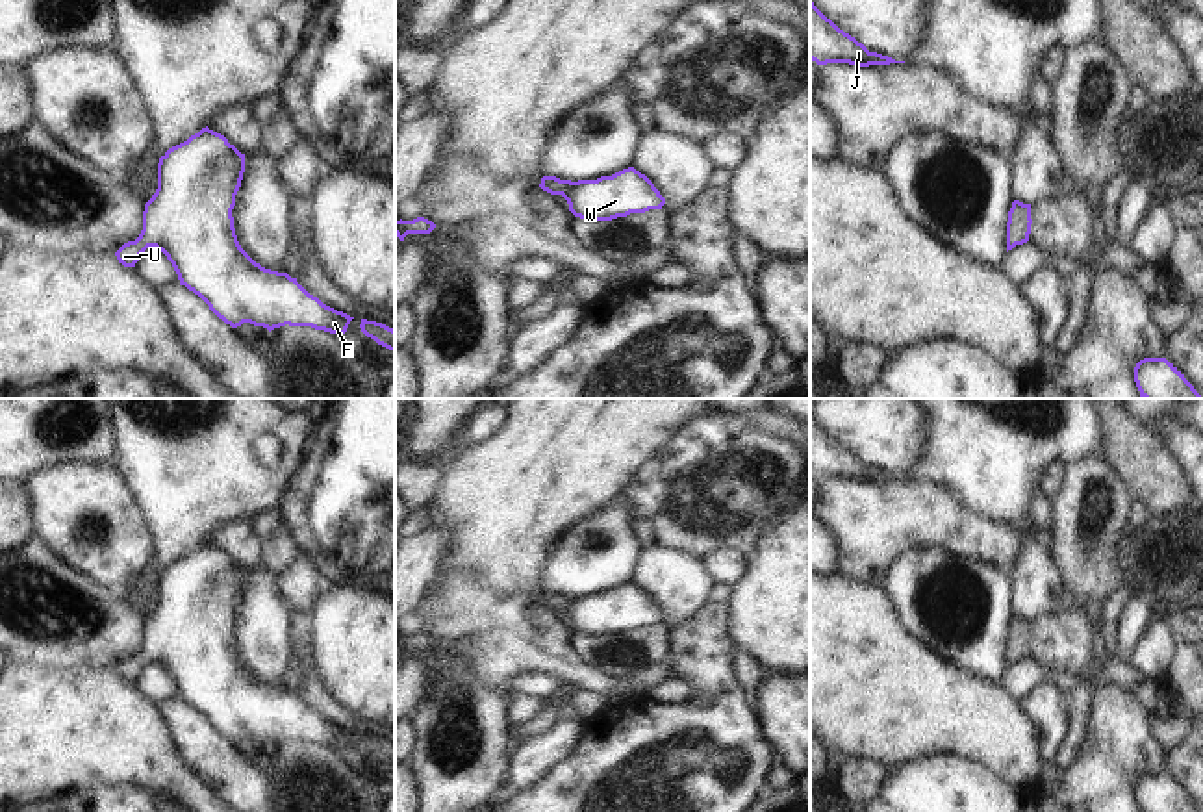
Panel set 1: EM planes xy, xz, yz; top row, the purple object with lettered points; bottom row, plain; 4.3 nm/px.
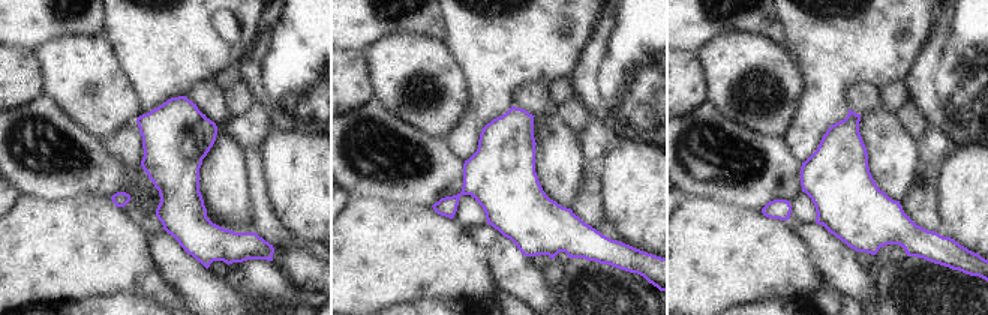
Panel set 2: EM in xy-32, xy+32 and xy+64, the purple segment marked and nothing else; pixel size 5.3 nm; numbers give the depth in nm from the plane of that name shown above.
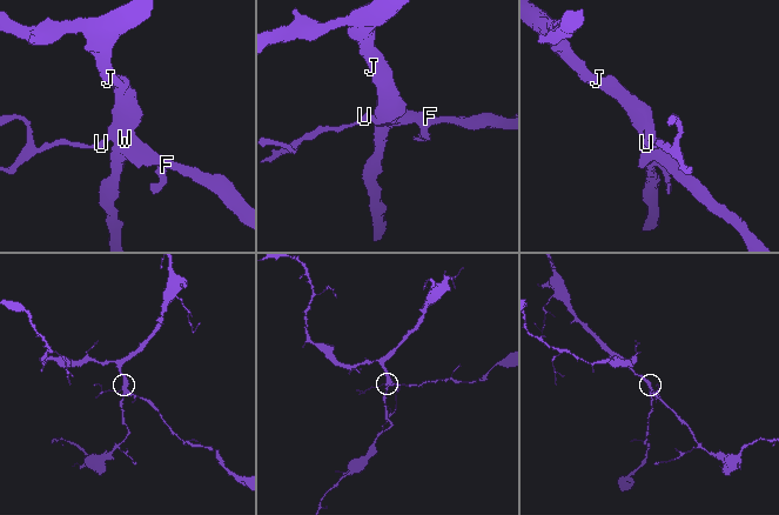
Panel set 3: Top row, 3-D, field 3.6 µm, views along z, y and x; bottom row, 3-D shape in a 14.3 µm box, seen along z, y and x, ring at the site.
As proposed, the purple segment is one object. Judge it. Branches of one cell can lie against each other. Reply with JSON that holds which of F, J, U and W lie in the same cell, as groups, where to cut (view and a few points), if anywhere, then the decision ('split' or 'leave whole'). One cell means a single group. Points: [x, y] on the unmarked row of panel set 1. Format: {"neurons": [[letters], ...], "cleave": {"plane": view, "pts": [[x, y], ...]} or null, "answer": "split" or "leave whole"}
{"neurons": [["F", "J", "U", "W"]], "cleave": null, "answer": "leave whole"}

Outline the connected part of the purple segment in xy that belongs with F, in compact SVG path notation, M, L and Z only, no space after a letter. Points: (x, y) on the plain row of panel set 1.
M208 541L191 551L187 556L169 564L158 578L158 604L145 619L143 645L135 656L124 658L115 667L119 679L124 682L135 682L139 671L148 662L156 662L172 679L180 701L185 701L189 706L198 710L209 721L209 725L232 743L250 738L271 747L289 740L311 742L315 745L343 751L354 732L323 719L287 688L261 682L241 664L234 643L232 625L235 621L235 610L241 603L243 588L245 569L230 560L224 551L209 545Z

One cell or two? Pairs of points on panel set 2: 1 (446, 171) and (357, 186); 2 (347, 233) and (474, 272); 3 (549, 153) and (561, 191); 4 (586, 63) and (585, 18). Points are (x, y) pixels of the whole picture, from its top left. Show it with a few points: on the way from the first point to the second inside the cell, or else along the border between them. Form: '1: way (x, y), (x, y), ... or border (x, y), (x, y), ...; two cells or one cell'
1: way (423, 179), (380, 183); one cell
2: way (378, 254), (417, 254), (443, 263); one cell
3: way (558, 162), (561, 182); one cell
4: border (598, 15), (592, 33), (570, 75); two cells

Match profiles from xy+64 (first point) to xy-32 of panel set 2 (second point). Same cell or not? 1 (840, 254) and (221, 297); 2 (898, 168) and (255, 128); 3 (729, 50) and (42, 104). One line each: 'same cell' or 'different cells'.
1: same cell
2: different cells
3: different cells

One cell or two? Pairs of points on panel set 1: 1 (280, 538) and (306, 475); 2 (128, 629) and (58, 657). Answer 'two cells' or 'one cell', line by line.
1: two cells
2: one cell

